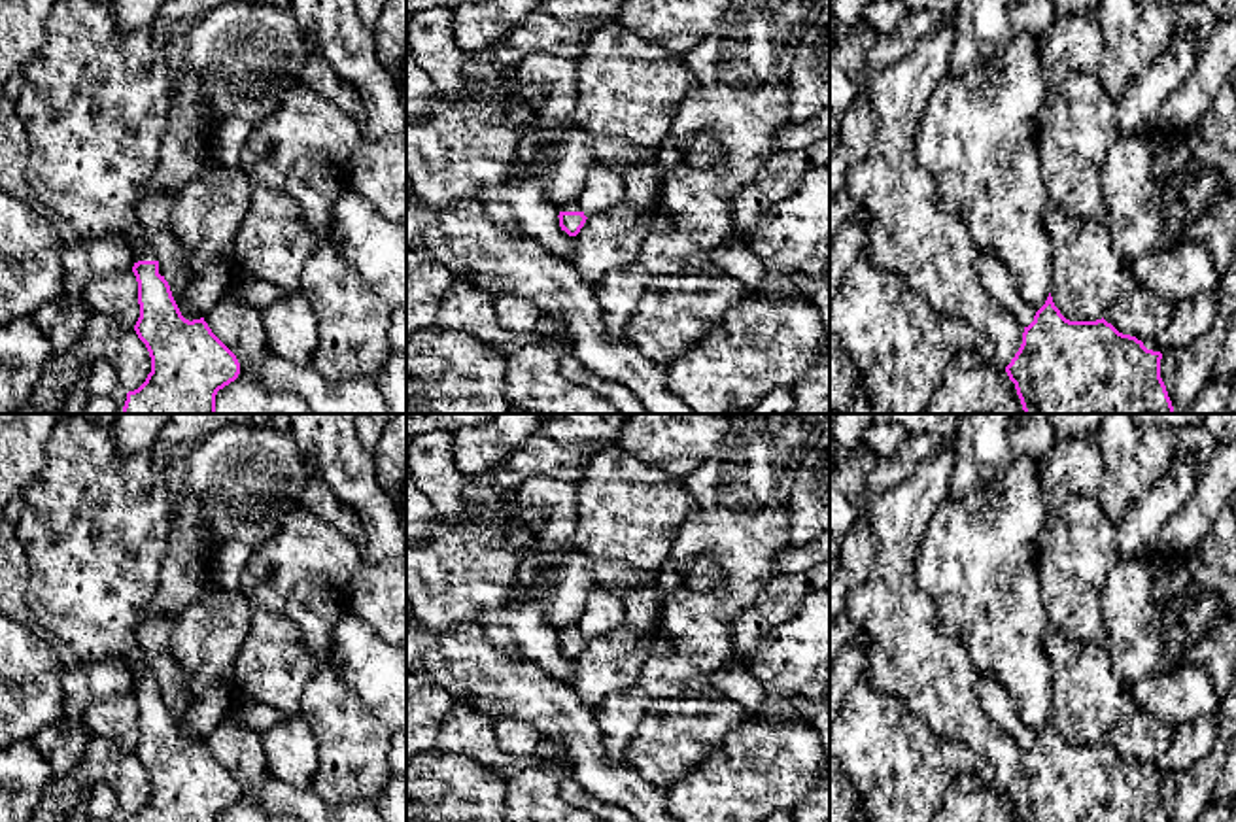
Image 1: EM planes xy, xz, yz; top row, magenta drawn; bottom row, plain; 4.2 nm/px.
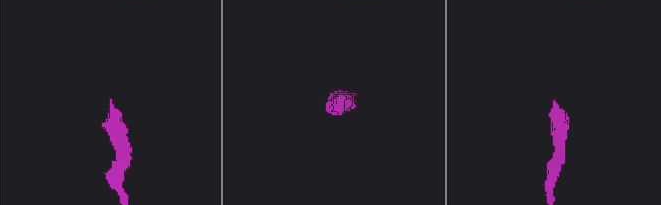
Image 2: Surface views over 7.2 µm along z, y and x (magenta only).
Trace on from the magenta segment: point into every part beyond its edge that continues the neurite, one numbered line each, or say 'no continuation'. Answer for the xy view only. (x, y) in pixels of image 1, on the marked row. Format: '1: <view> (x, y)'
1: xy (95, 104)

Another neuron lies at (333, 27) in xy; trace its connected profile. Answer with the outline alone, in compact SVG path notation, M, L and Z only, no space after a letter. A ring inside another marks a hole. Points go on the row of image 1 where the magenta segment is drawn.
M270 0L285 9L299 26L299 32L312 47L329 60L329 64L357 89L365 104L365 121L361 123L363 142L382 140L399 134L406 125L403 93L397 76L389 72L376 51L374 30L359 19L355 0Z

